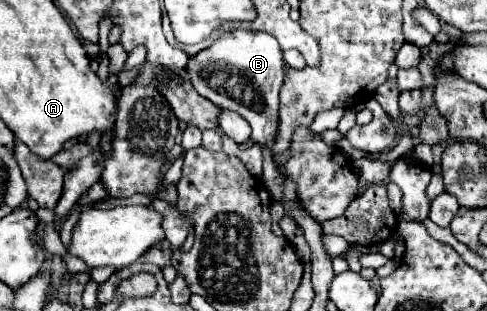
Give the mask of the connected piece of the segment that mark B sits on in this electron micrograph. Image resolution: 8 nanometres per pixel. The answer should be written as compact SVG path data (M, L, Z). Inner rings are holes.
M247 28L225 30L209 48L189 58L187 74L193 88L203 98L215 102L221 108L235 110L251 124L251 140L255 140L257 144L273 146L279 124L277 108L279 90L283 84L283 56L277 40L271 34L261 34L259 30Z

